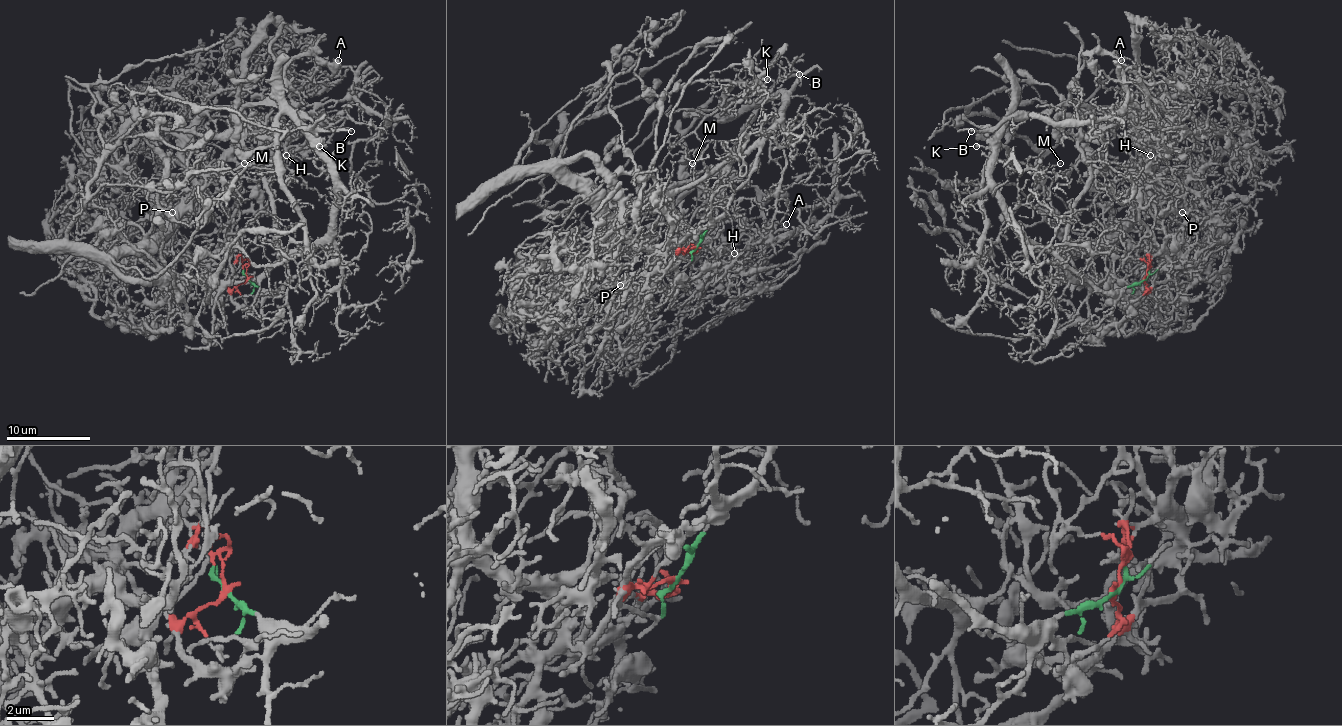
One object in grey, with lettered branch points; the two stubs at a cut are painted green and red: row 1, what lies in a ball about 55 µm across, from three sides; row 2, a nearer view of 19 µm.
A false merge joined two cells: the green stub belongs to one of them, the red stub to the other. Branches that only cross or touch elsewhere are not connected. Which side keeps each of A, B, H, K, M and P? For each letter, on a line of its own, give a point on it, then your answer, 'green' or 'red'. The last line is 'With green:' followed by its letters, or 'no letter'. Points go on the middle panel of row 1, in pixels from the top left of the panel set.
A: place (786, 224); red
B: place (799, 74); red
H: place (734, 253); red
K: place (767, 79); green
M: place (692, 163); green
P: place (620, 285); red
With green: K, M

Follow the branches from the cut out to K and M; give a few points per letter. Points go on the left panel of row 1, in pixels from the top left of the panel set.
K: (247, 277), (255, 286), (276, 292), (326, 238), (335, 200), (333, 160), (322, 150), (326, 146), (320, 146)
M: (247, 277), (270, 292), (299, 271), (326, 238), (335, 183), (333, 160), (282, 114), (276, 158), (245, 162)

